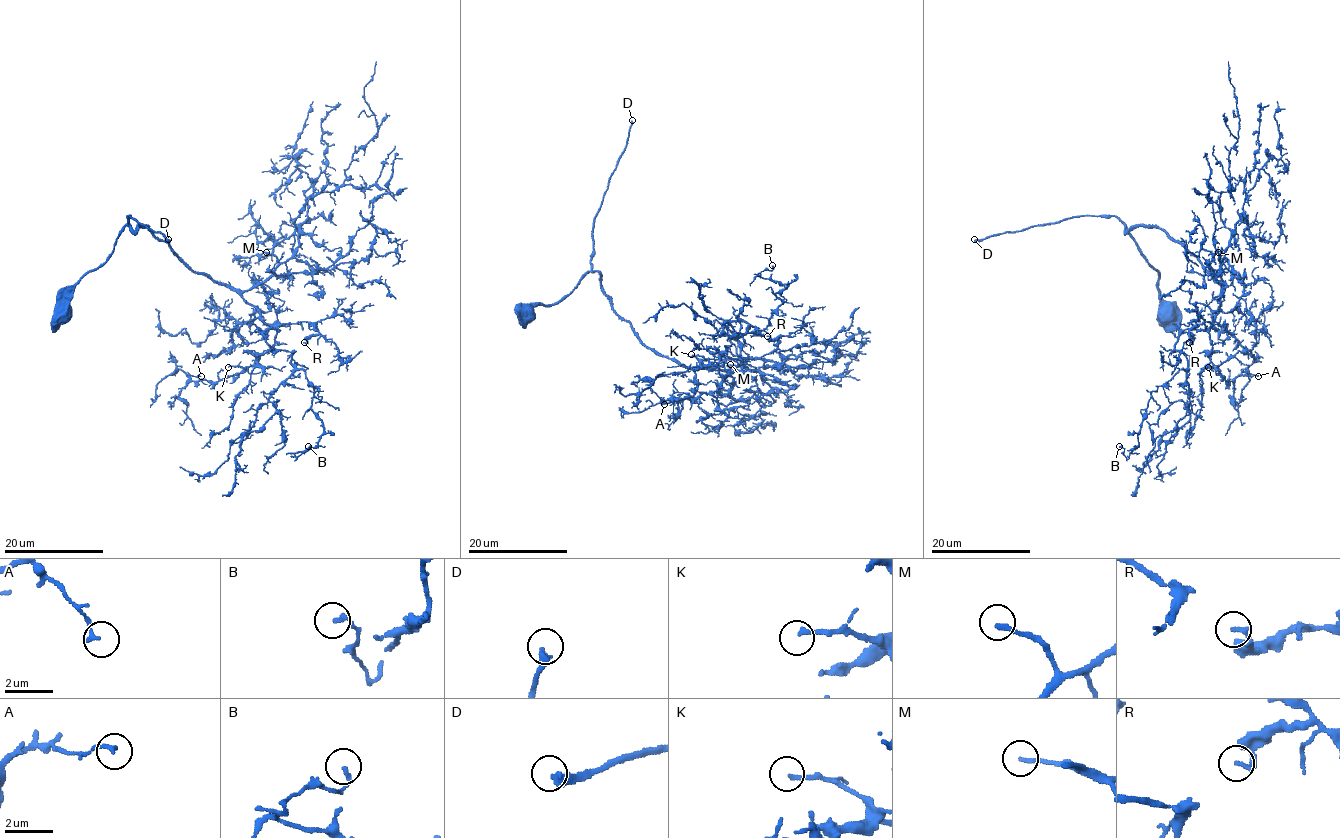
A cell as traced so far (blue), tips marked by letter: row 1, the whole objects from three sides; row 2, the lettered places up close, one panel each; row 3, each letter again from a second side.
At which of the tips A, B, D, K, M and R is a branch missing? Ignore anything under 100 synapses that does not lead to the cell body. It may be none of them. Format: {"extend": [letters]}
{"extend": ["D", "K"]}

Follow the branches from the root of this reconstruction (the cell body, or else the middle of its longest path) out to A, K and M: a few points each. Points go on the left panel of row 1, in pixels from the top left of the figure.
A: (62, 311), (125, 226), (146, 227), (276, 329), (273, 345), (237, 377), (201, 376)
K: (62, 311), (125, 226), (146, 227), (276, 329), (255, 365), (228, 367)
M: (62, 311), (126, 225), (146, 227), (193, 270), (242, 290), (271, 274), (279, 261), (266, 252)

